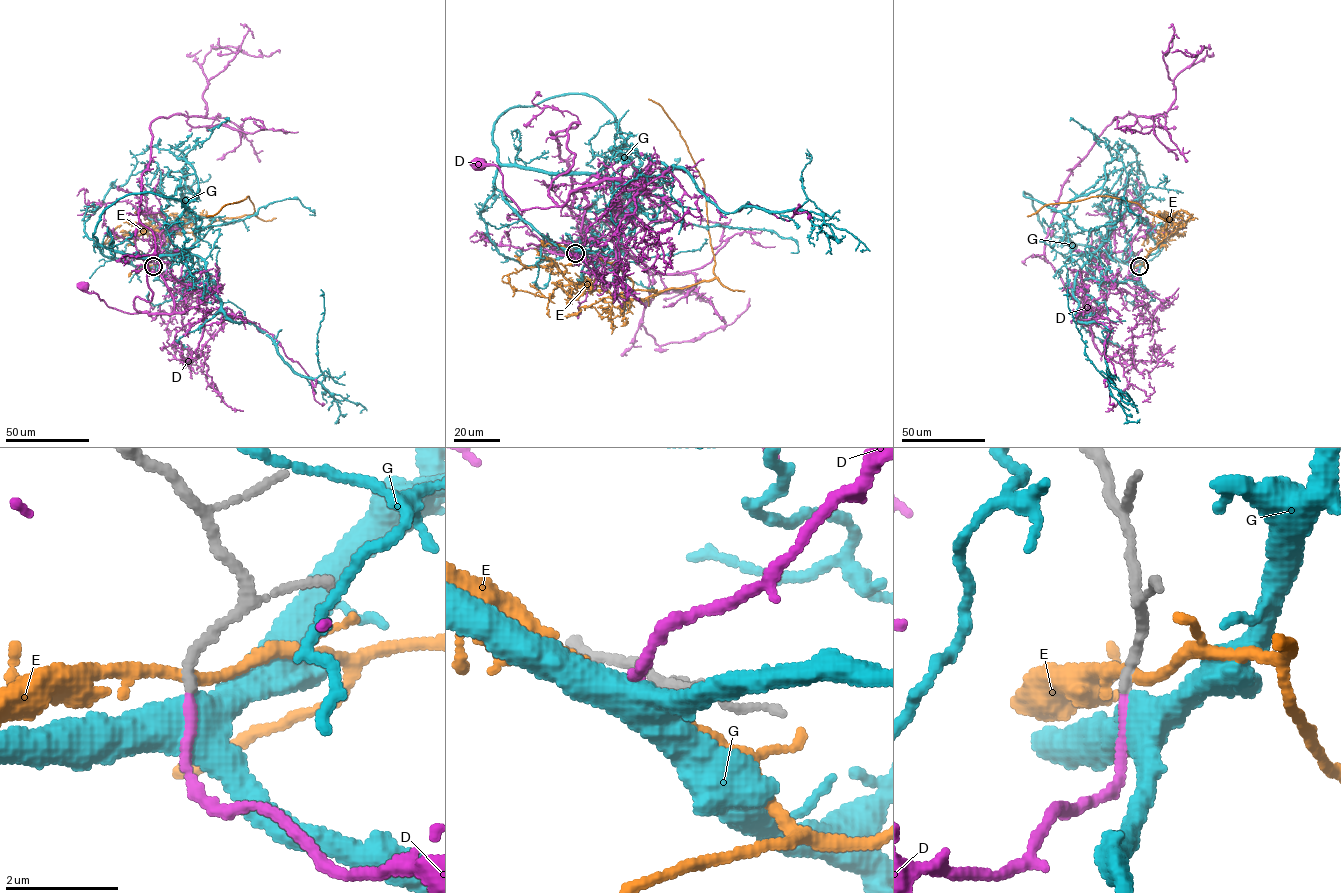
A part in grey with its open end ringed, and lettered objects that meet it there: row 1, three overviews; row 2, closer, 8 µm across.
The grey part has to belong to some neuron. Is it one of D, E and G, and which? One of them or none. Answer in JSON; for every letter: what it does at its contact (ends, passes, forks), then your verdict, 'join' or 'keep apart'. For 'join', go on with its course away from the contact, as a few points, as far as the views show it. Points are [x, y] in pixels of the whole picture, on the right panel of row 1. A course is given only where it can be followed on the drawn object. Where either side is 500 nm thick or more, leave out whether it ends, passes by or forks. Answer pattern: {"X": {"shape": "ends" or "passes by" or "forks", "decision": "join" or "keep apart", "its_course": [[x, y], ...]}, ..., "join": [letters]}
{"D": {"shape": "ends", "decision": "join", "its_course": [[1139, 266], [1110, 289], [1102, 306], [1086, 313], [1106, 313], [1108, 308], [1096, 300], [1083, 300], [1074, 285]]}, "E": {"shape": "passes by", "decision": "keep apart"}, "G": {"shape": "forks", "decision": "keep apart"}, "join": ["D"]}

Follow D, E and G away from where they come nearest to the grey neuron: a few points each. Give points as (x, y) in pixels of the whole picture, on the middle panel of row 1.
D: (575, 253), (611, 231), (619, 180), (578, 187), (560, 206), (521, 210), (506, 193), (500, 170), (479, 163)
E: (575, 253), (613, 264), (632, 281), (630, 290), (687, 288), (714, 277), (704, 183), (680, 131), (648, 98)
G: (574, 253), (503, 198), (500, 167), (640, 187), (662, 162), (722, 210), (781, 211), (807, 200), (806, 155)

